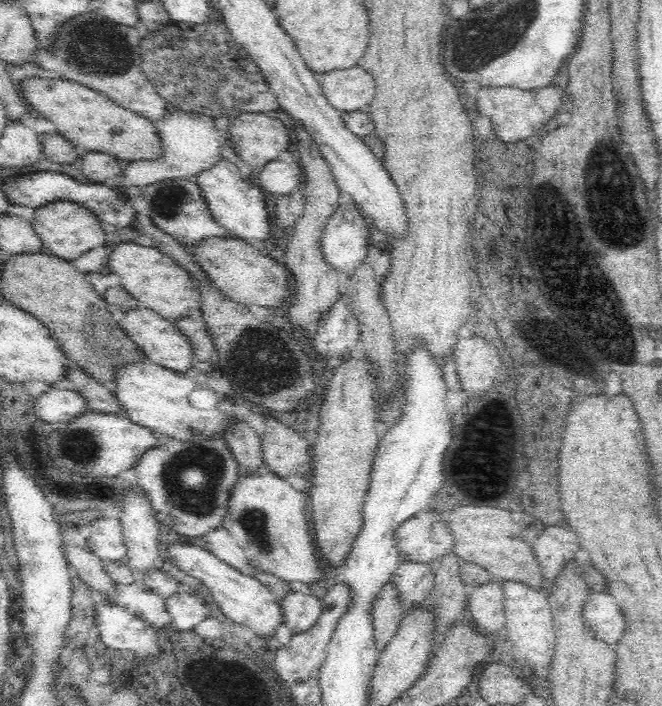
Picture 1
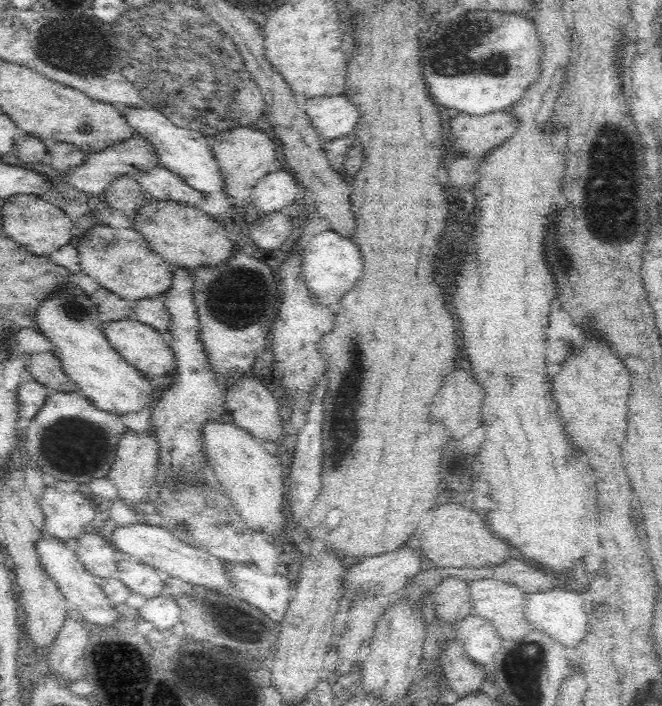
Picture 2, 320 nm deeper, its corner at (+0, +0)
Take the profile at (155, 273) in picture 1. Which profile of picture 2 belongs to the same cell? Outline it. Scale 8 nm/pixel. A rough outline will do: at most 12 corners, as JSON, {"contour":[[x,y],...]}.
{"contour":[[128,225],[75,238],[80,271],[124,300],[162,295],[174,264]]}

